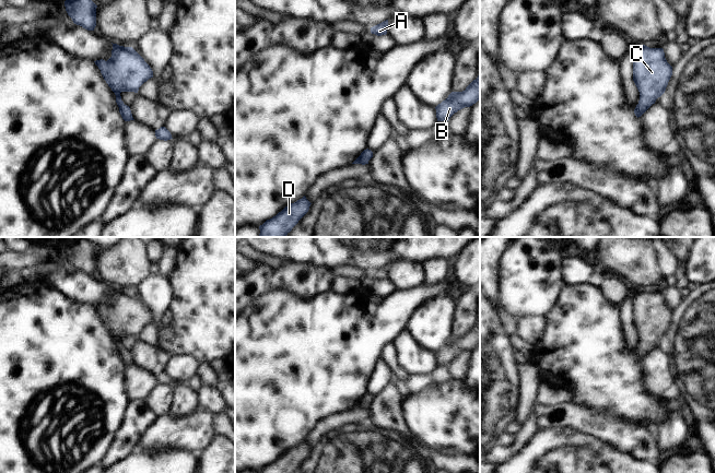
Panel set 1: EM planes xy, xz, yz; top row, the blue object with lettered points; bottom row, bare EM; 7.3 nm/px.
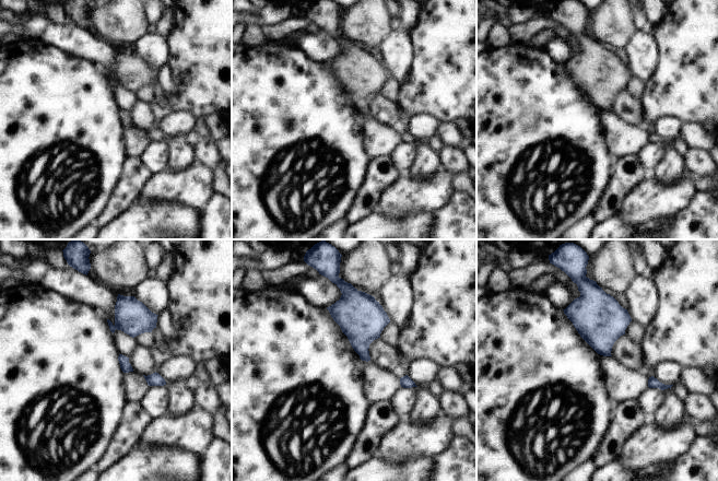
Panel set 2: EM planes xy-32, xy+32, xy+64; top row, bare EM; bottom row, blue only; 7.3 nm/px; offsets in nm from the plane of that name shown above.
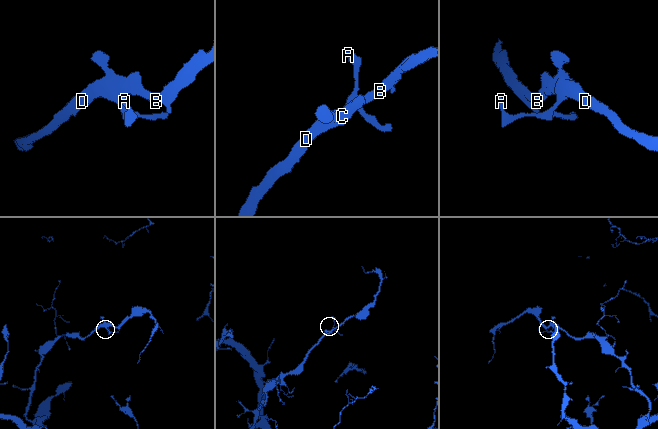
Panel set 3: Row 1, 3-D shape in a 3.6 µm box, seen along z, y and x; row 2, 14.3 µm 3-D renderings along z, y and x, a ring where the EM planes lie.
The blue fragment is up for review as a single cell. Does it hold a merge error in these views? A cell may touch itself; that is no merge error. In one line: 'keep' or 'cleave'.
keep

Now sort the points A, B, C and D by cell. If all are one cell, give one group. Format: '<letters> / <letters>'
A B C D

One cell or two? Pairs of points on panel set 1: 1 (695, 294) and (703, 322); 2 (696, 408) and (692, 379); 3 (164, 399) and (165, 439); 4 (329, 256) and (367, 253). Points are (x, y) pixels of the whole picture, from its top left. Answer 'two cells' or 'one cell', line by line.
1: one cell
2: one cell
3: two cells
4: one cell

